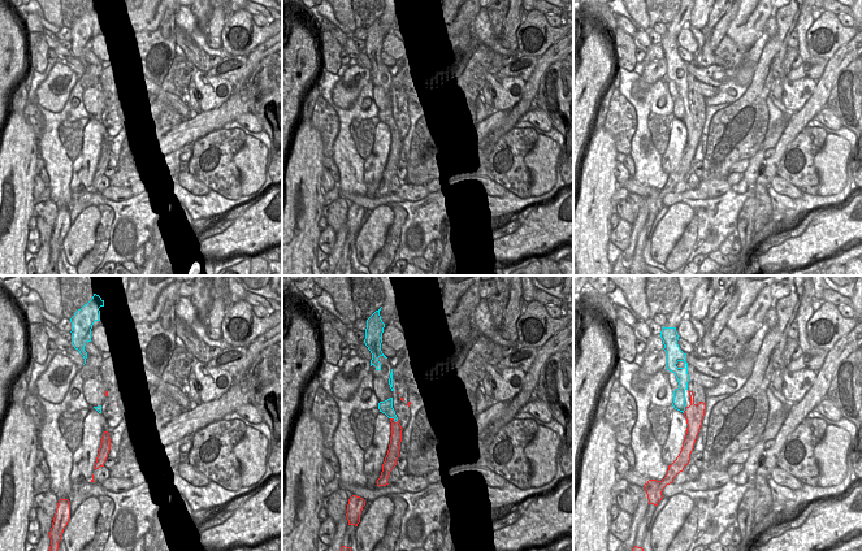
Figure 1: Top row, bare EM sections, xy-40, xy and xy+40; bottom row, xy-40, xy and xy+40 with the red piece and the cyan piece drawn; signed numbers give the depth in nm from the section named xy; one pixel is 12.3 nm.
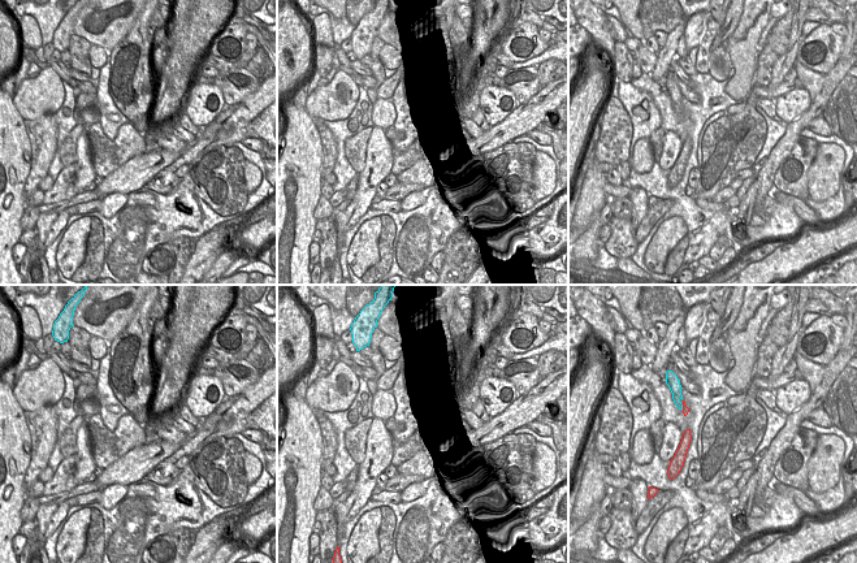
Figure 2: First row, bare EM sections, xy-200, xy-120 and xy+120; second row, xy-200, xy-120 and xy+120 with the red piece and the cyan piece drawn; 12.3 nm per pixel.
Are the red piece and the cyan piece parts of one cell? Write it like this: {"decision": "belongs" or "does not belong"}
{"decision": "does not belong"}

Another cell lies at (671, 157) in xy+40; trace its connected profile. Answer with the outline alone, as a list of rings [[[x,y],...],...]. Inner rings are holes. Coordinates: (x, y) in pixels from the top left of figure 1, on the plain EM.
[[[673,118],[670,125],[670,139],[664,153],[662,155],[662,169],[671,174],[679,165],[686,143],[686,127],[683,121]]]

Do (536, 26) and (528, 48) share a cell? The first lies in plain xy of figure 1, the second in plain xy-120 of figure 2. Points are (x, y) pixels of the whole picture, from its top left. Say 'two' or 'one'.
one

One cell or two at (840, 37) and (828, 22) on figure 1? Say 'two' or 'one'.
one

